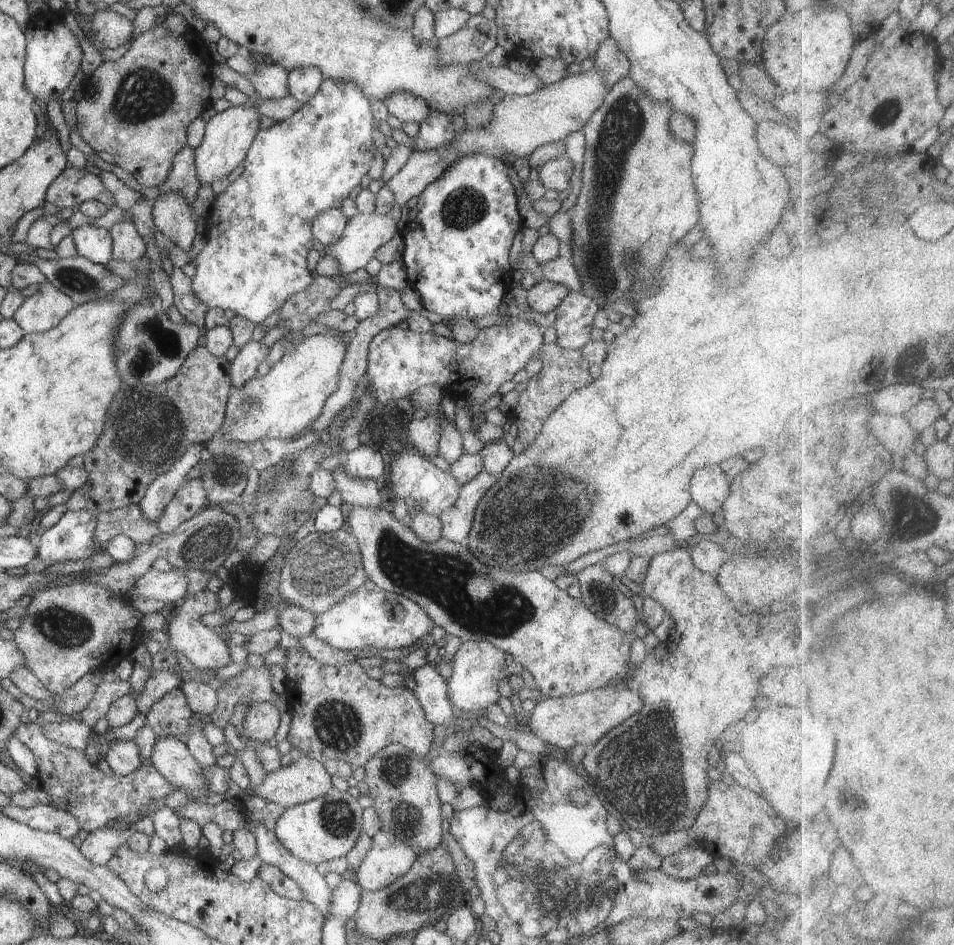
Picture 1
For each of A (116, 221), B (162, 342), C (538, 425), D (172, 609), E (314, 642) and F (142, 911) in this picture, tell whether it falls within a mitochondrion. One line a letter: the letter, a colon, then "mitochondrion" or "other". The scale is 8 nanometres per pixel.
A: other
B: mitochondrion
C: other
D: other
E: other
F: other

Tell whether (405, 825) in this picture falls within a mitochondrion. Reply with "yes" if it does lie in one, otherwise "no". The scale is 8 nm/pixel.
yes

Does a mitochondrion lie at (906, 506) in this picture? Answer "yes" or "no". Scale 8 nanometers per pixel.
yes

